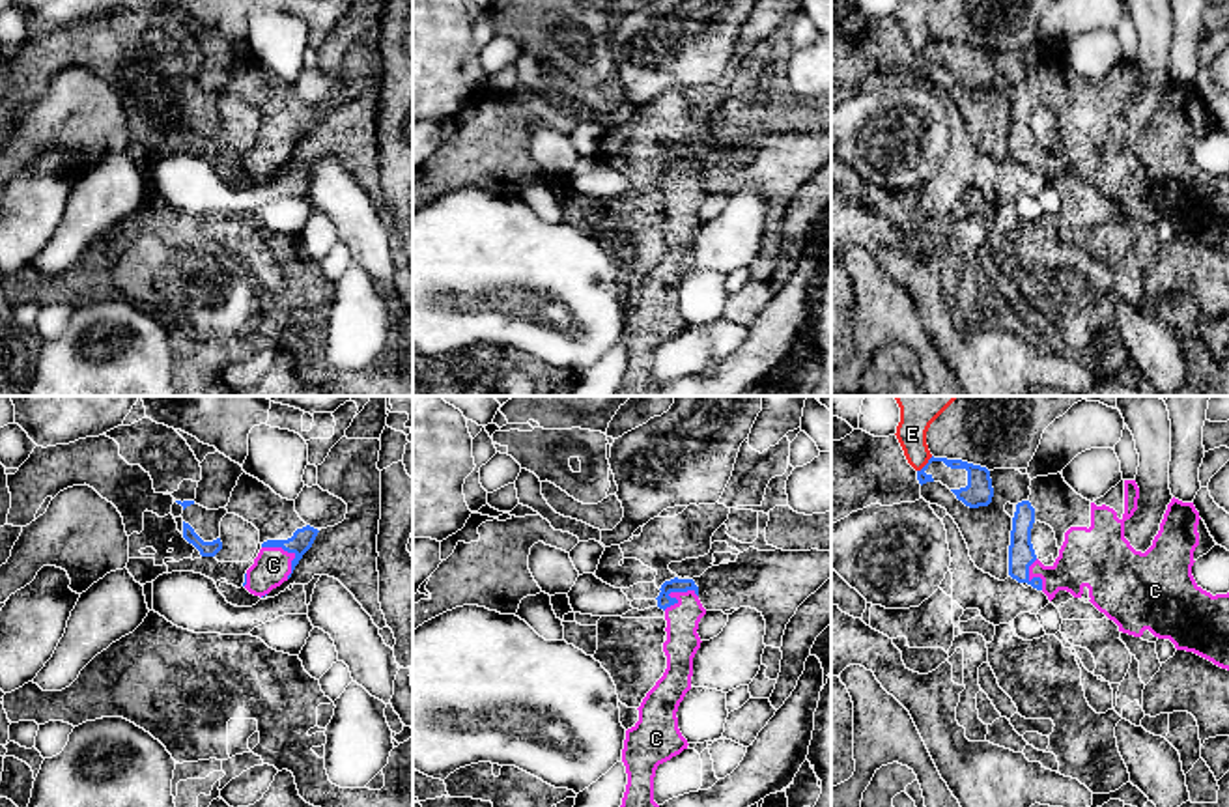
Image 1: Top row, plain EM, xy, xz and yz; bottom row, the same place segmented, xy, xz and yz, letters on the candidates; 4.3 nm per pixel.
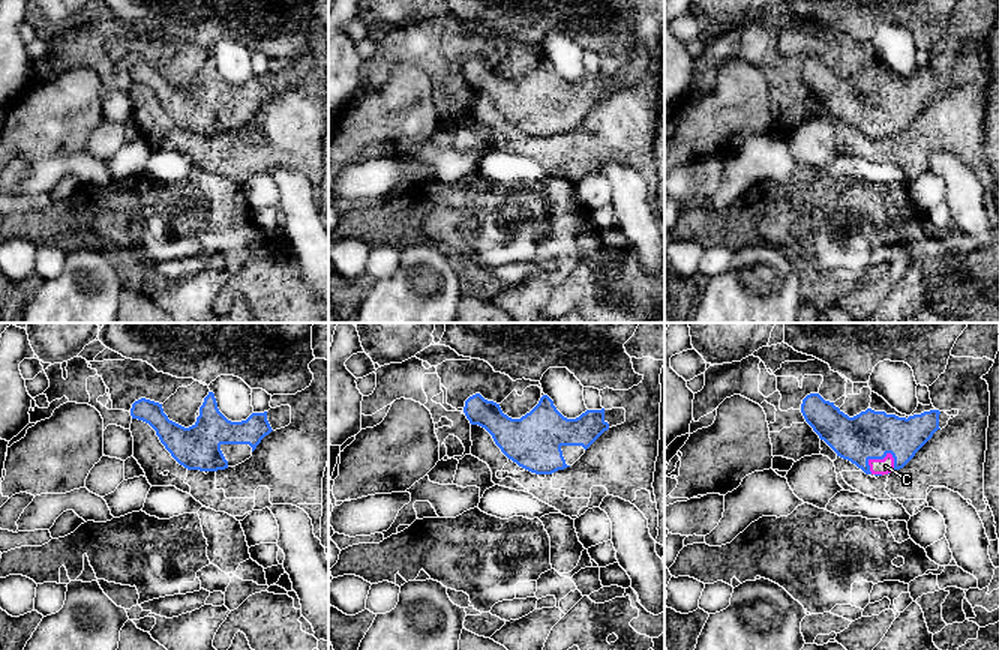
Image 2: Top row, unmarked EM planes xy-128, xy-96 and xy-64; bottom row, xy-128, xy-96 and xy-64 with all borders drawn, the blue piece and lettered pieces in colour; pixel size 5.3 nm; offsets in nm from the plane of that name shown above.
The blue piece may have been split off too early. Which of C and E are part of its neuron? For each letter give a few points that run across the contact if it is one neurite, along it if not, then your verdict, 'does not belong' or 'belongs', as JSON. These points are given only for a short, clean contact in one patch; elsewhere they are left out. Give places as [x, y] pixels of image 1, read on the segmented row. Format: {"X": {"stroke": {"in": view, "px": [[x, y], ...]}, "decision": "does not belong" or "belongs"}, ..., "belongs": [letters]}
{"C": {"stroke": {"in": "xy", "px": [[303, 538], [290, 552], [273, 565]]}, "decision": "belongs"}, "E": {"stroke": {"in": "yz", "px": [[932, 456], [918, 471]]}, "decision": "does not belong"}, "belongs": ["C"]}

